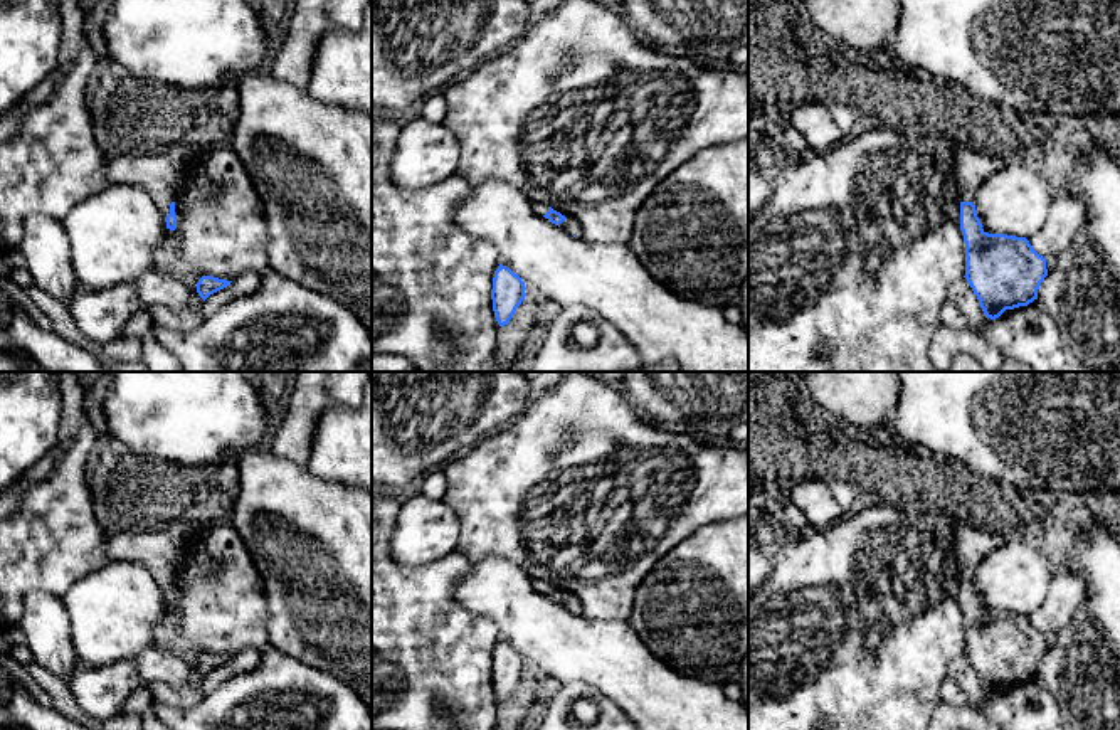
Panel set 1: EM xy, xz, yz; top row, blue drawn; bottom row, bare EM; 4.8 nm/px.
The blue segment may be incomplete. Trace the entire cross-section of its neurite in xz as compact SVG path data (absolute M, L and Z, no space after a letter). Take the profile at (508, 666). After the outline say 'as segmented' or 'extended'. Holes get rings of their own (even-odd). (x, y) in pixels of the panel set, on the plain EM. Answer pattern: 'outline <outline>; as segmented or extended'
outline M499 641L493 654L491 676L494 695L503 705L525 676L525 659L510 644Z; as segmented

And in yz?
outline M965 523L954 525L955 552L960 577L960 607L965 619L965 656L979 676L985 695L996 696L1006 686L1028 683L1038 676L1039 661L1048 653L1046 636L1039 632L1026 614L989 611L977 594L974 574L979 563L1007 538Z; extended

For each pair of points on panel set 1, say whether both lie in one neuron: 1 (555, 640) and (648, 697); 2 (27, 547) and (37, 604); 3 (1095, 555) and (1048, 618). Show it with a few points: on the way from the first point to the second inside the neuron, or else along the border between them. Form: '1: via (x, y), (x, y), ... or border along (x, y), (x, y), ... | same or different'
1: via (579, 651), (606, 655), (624, 673) | same
2: border along (63, 597), (31, 591), (17, 624) | different
3: border along (1070, 572), (1087, 589), (1085, 603), (1072, 616) | different

